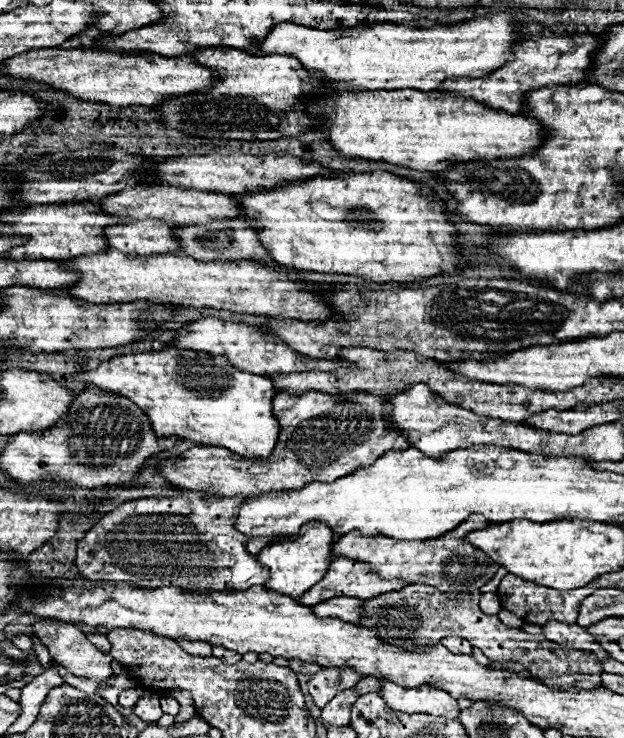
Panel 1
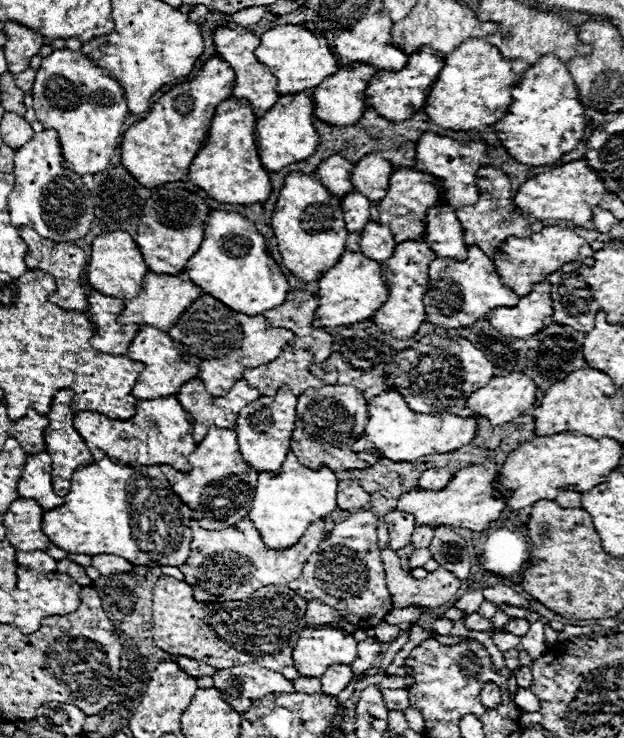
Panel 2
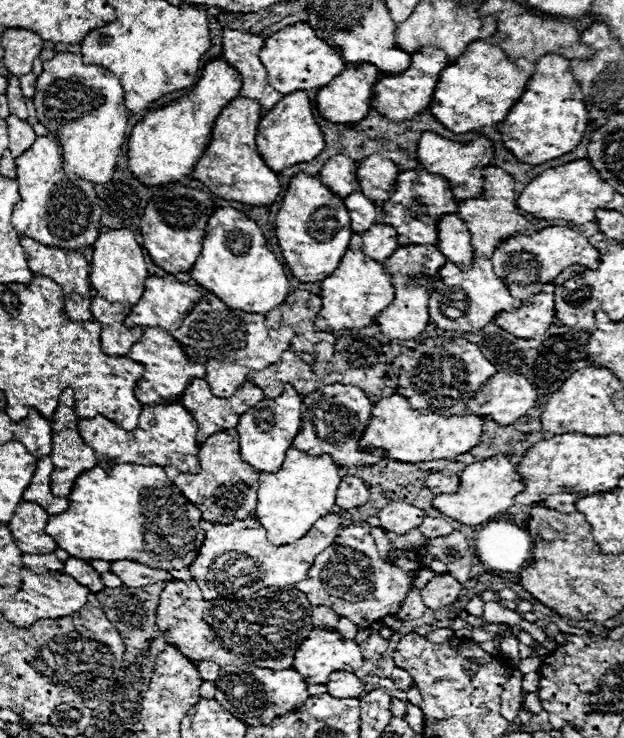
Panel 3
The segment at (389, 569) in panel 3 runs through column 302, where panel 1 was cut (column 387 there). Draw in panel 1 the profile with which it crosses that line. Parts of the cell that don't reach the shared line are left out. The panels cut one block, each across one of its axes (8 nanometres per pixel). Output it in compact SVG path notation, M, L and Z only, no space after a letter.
M336 556L334 562L330 564L326 576L314 584L314 588L310 588L310 592L304 592L302 598L298 600L300 604L312 606L312 604L320 604L322 600L330 600L334 596L354 596L354 598L378 598L384 592L394 592L394 590L402 590L406 584L402 584L402 580L382 580L380 576L374 576L370 572L370 568L366 568L366 564L358 564L358 560L346 560L344 556Z

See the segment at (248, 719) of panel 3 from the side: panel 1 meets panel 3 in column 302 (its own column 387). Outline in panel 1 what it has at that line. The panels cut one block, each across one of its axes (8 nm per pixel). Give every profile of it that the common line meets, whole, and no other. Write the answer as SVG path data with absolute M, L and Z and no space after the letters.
M382 678L382 690L380 696L386 700L386 704L394 710L414 714L432 714L432 716L446 716L446 718L458 718L460 706L458 700L454 700L448 692L420 686L420 688L404 688L390 680Z

